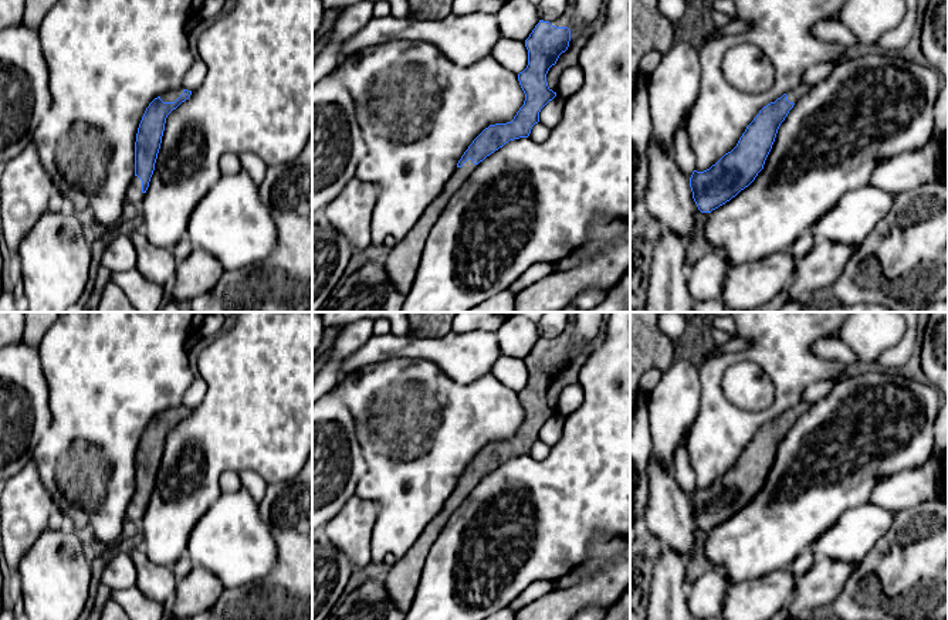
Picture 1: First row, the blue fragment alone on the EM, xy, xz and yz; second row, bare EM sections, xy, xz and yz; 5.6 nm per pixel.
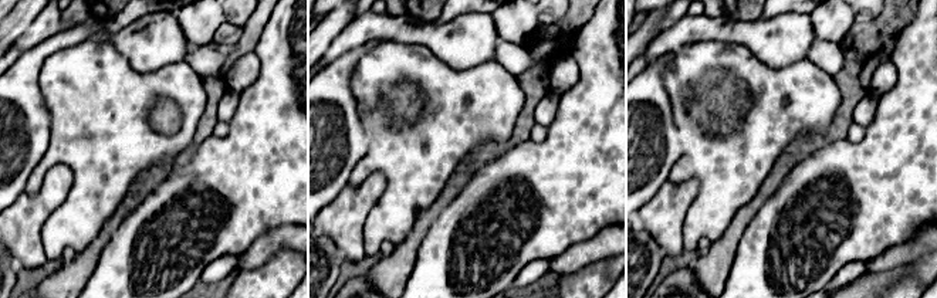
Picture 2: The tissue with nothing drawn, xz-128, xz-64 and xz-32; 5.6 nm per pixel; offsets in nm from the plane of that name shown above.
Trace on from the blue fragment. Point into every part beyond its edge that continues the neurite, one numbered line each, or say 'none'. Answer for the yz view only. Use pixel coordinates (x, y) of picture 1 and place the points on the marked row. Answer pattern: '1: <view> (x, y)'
1: yz (794, 95)

